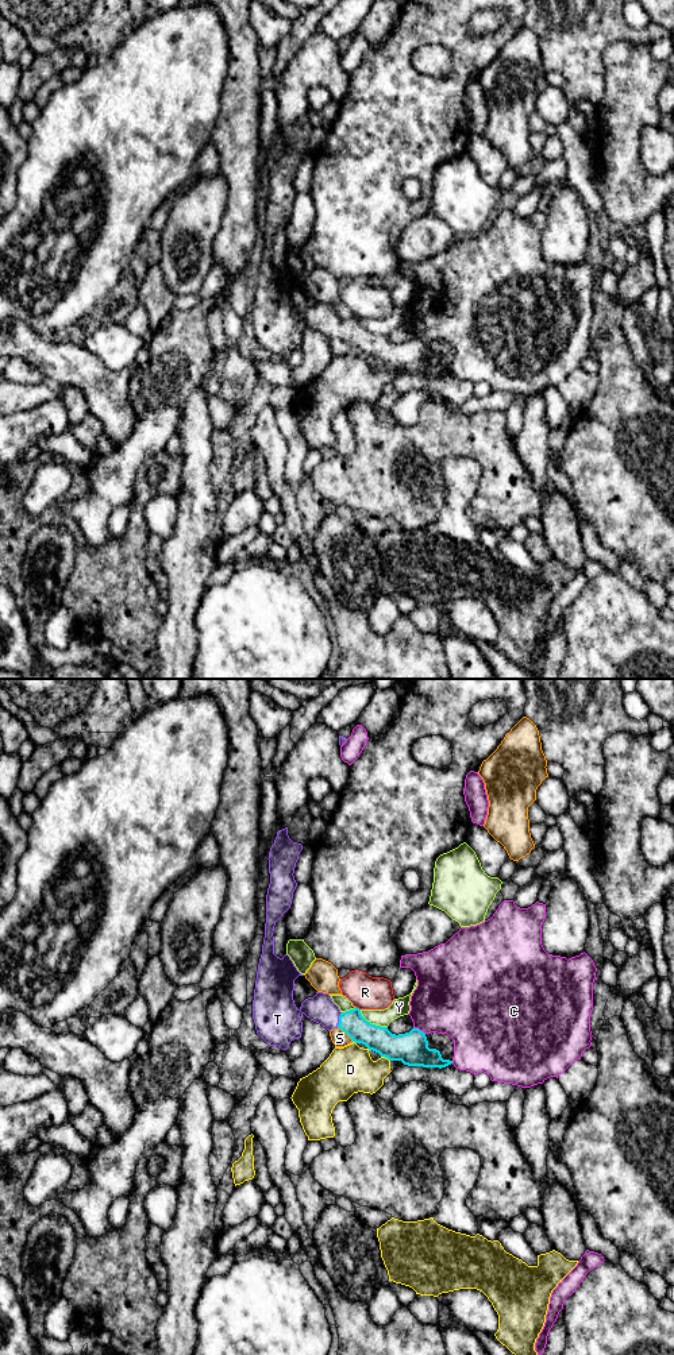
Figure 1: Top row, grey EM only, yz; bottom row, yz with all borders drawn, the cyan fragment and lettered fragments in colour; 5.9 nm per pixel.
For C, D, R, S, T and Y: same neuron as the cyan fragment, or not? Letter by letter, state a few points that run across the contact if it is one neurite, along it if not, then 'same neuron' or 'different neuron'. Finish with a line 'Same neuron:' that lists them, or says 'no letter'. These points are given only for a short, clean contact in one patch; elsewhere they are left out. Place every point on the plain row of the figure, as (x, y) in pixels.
C: different neuron
D: different neuron
R: line yz (355, 315), (359, 319); different neuron
S: different neuron
T: line yz (376, 347), (351, 331), (339, 329), (331, 327), (320, 317); same neuron
Y: different neuron
Same neuron: T

